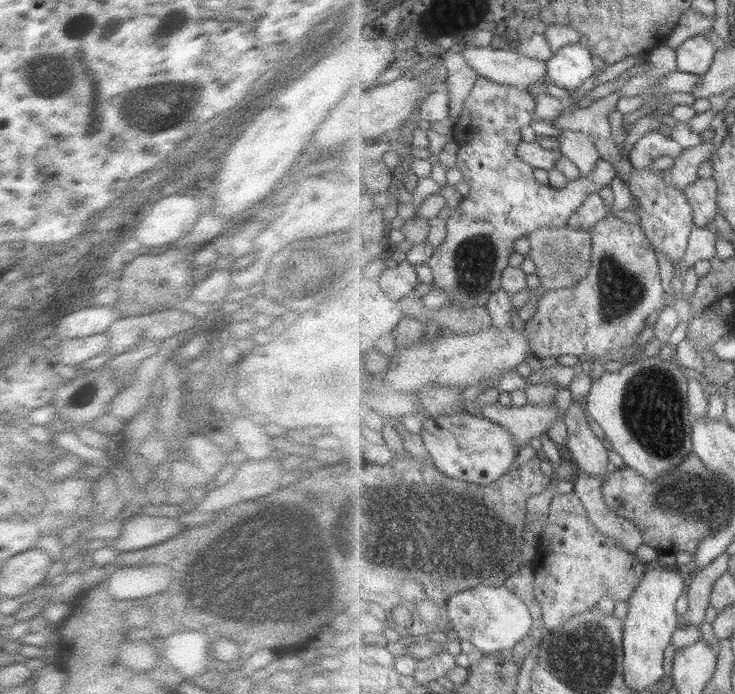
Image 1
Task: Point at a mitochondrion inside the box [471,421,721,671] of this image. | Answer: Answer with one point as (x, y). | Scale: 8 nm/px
(695, 487)

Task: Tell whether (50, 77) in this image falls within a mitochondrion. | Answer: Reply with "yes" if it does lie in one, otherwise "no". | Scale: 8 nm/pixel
yes

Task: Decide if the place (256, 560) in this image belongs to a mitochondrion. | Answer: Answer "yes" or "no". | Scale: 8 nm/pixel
yes

